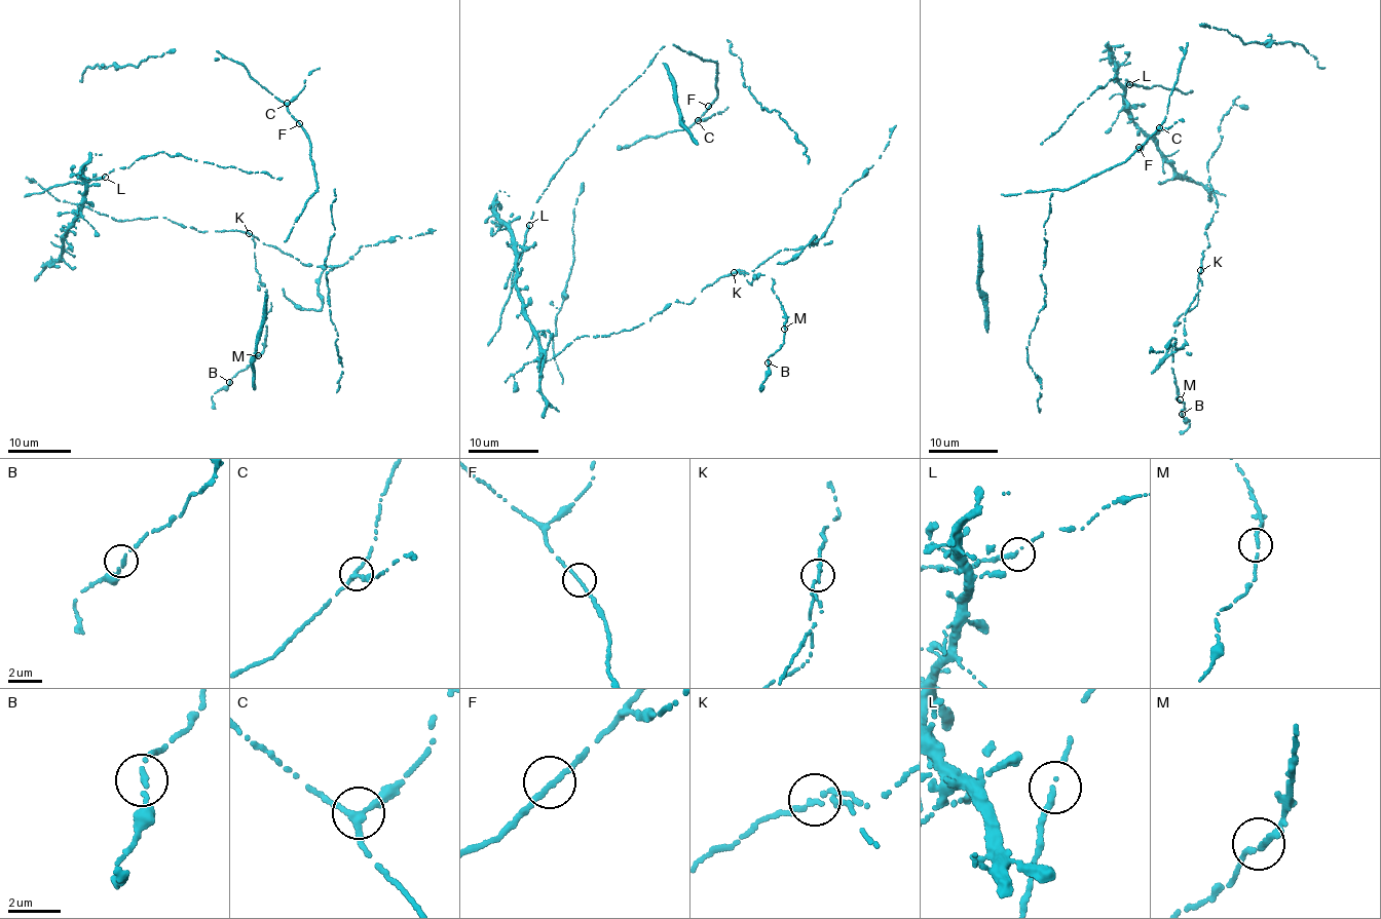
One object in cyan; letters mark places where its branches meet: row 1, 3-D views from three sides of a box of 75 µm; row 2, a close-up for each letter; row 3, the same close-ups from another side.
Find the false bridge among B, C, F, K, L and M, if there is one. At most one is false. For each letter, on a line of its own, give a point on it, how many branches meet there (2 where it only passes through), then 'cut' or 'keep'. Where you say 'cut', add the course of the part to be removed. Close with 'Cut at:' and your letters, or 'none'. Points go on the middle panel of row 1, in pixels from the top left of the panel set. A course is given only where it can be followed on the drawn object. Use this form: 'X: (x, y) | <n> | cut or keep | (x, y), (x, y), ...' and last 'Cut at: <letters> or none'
B: (768, 362) | 2 | keep
C: (698, 120) | 3 | keep
F: (708, 106) | 2 | keep
K: (734, 272) | 3 | cut | (734, 272), (688, 304), (581, 336), (524, 366), (513, 392)
L: (529, 225) | 2 | keep
M: (784, 329) | 2 | keep
Cut at: K

